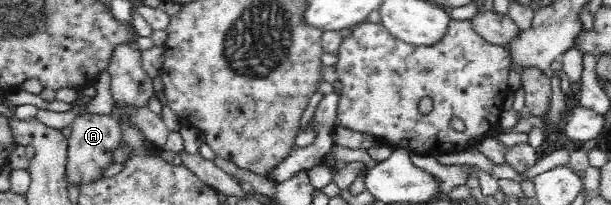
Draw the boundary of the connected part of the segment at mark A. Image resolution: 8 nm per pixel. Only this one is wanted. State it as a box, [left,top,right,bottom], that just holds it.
[67,114,122,186]

